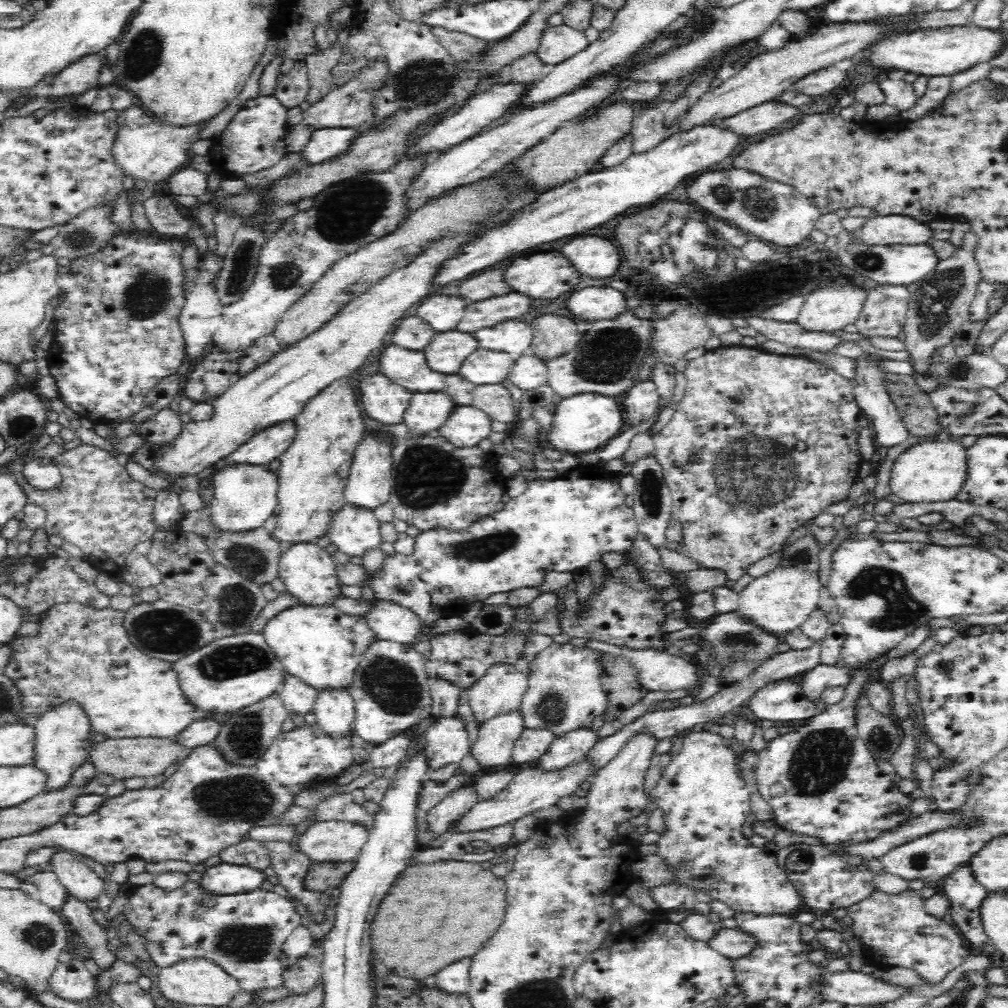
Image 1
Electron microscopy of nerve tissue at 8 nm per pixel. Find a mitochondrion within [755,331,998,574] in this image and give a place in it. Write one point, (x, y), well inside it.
(958, 371)

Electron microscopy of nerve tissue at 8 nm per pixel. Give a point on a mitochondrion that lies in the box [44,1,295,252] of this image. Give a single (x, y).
(144, 55)

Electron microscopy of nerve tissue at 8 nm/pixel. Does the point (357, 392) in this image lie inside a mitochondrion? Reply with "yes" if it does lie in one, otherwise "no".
no

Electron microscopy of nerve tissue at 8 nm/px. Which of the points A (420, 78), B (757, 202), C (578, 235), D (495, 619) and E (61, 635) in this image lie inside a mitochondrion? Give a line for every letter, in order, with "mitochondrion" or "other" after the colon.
A: mitochondrion
B: mitochondrion
C: other
D: other
E: other

